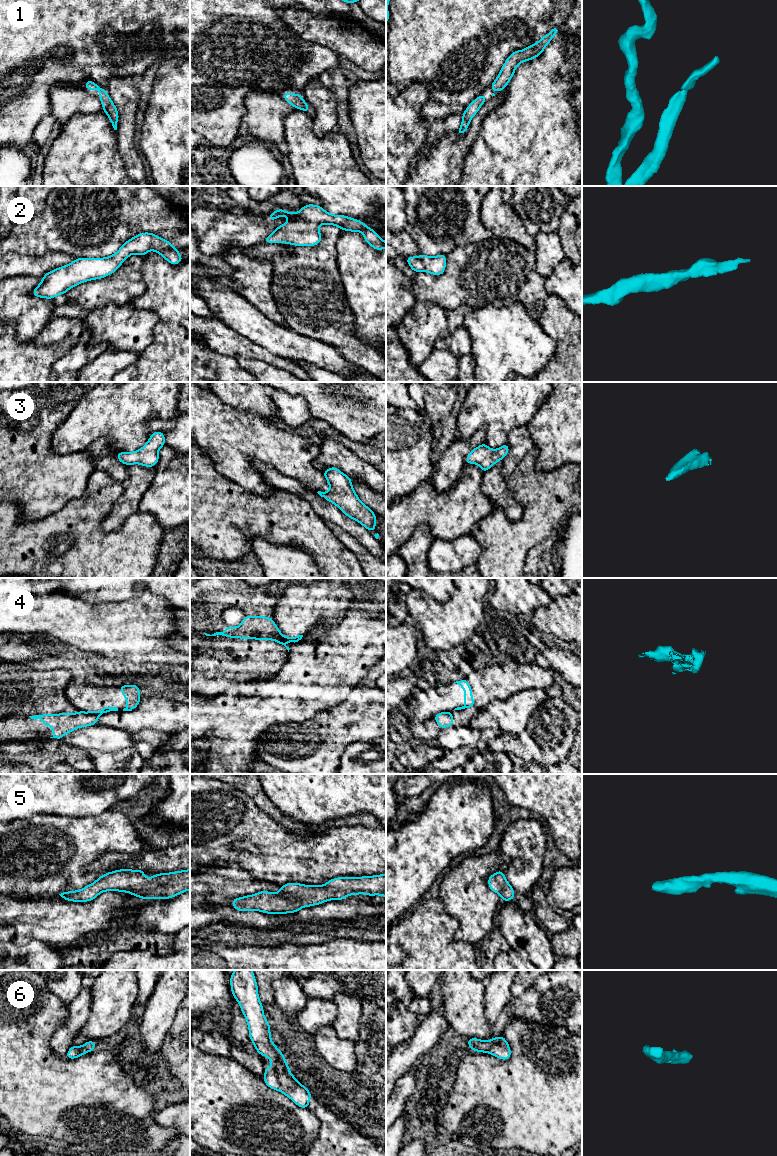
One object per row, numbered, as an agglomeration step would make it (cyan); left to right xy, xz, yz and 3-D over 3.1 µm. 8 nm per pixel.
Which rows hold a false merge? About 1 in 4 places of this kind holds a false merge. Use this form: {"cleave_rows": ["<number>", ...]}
{"cleave_rows": ["4"]}

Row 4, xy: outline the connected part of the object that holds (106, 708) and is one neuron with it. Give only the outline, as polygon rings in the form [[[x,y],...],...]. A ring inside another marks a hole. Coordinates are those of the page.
[[[105,705],[101,711],[89,711],[87,713],[89,715],[94,715],[94,716],[99,717],[100,715],[111,712],[111,711],[118,711],[118,708],[117,707],[110,707],[108,705]]]

